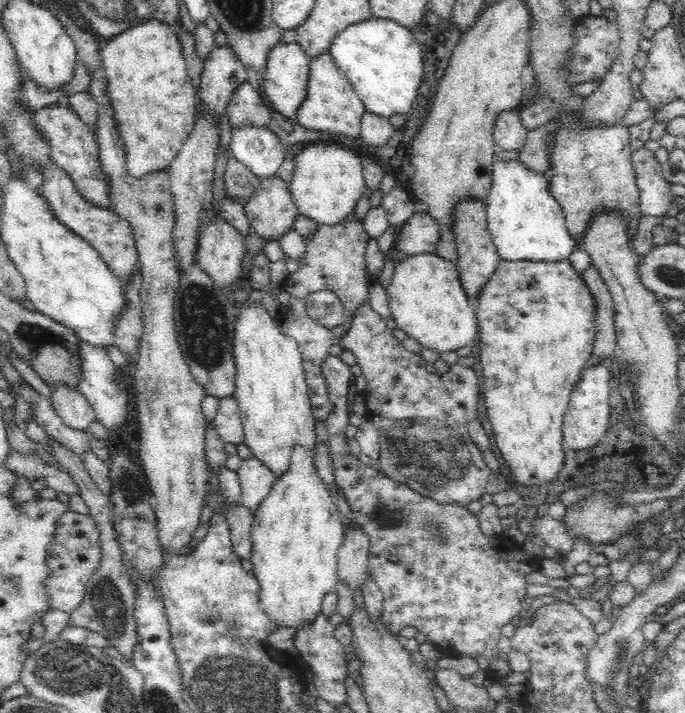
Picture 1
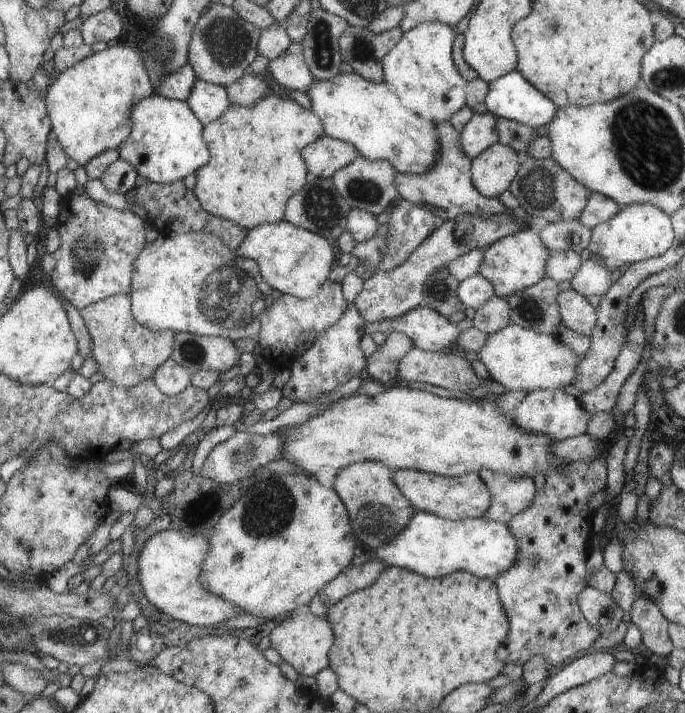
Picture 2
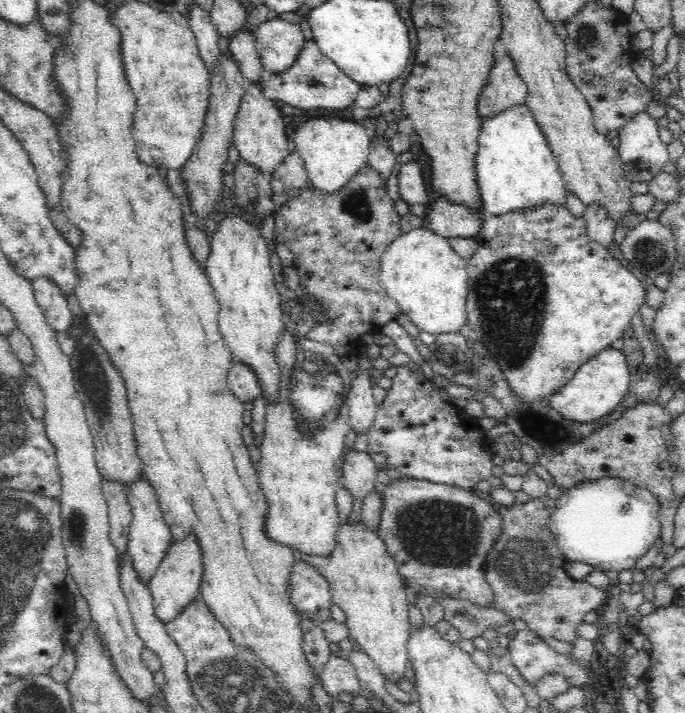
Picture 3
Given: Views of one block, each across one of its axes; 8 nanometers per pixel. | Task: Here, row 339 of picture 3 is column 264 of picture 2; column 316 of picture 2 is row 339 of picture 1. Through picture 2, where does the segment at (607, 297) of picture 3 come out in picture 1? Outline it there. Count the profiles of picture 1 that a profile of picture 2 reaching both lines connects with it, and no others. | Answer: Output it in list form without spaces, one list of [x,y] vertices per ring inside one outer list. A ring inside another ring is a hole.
[[[500,260],[498,268],[481,289],[479,289],[477,320],[480,320],[480,358],[483,368],[483,383],[481,396],[486,404],[486,417],[494,433],[494,446],[500,452],[502,460],[509,468],[516,484],[524,487],[548,485],[553,483],[564,466],[563,452],[563,419],[566,416],[569,400],[575,382],[579,379],[582,366],[590,358],[593,350],[593,342],[596,339],[594,332],[593,317],[596,315],[596,304],[594,304],[593,293],[586,287],[581,276],[579,276],[566,261],[507,261]]]

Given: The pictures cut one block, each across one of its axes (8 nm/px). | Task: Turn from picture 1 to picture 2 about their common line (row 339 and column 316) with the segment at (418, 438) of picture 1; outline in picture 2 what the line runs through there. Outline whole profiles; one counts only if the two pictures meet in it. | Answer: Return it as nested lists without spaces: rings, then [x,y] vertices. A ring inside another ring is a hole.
[[[355,303],[348,304],[345,314],[334,322],[333,326],[323,330],[304,354],[290,362],[289,379],[281,388],[281,396],[288,398],[292,403],[310,403],[315,398],[328,394],[331,388],[337,387],[337,384],[347,382],[351,376],[357,376],[365,366],[365,358],[359,350],[360,338],[364,334],[360,332],[363,324],[366,322],[355,308]]]

